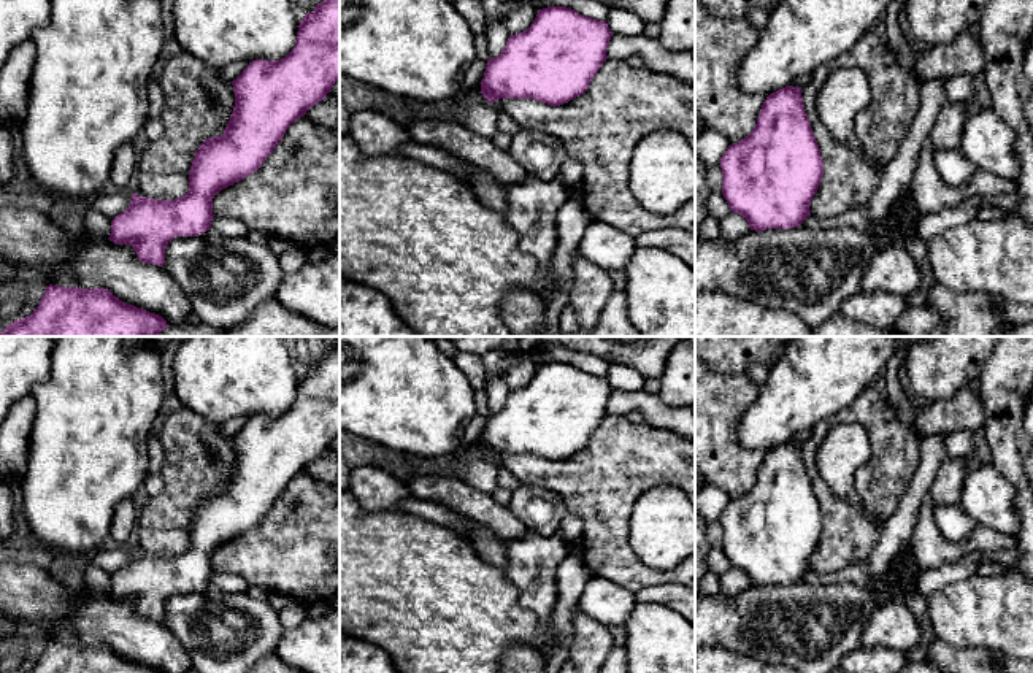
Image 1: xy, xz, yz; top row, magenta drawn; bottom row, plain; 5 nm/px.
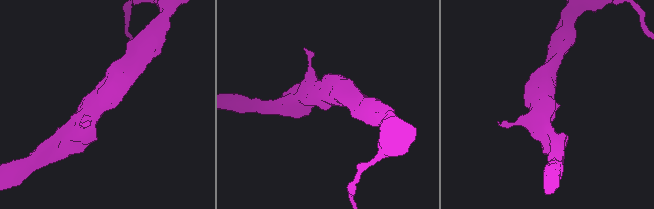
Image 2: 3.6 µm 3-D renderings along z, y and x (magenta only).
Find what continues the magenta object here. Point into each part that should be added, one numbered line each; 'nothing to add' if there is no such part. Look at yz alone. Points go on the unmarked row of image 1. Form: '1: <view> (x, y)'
nothing to add

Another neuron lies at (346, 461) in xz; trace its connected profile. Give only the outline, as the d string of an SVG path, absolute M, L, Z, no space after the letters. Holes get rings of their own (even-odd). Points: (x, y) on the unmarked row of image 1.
M340 448L340 490L349 490L349 479L354 470L355 459Z

